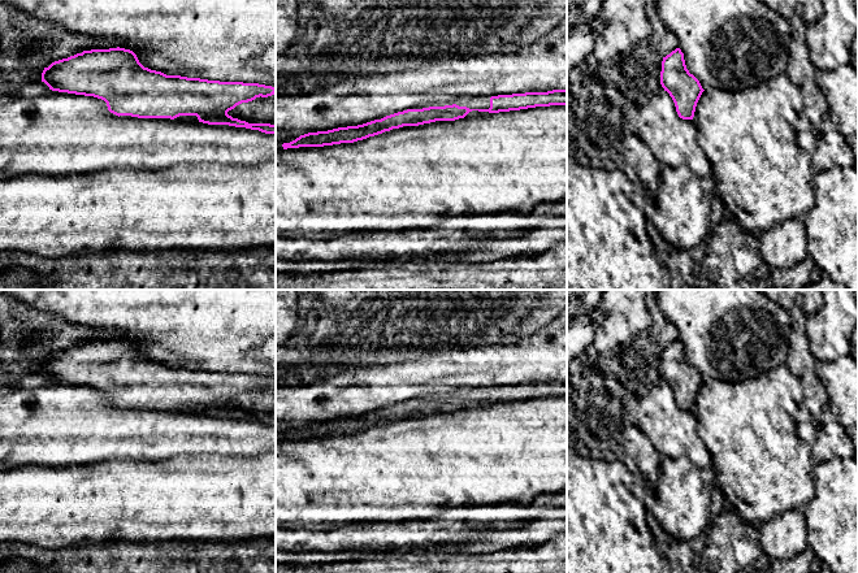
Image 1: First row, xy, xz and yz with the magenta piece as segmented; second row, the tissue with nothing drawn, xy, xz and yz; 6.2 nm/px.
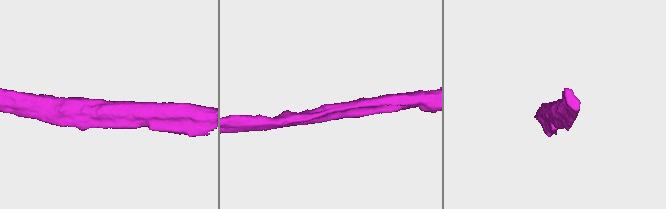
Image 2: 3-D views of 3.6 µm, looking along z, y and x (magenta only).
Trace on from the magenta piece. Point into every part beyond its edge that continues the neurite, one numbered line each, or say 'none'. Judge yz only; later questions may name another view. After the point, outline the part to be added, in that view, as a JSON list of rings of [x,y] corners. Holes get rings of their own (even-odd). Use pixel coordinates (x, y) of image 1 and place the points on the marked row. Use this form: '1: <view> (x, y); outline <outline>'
none

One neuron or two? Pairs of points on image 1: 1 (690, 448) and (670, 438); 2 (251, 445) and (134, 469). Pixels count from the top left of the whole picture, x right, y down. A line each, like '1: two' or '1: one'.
1: one
2: two

